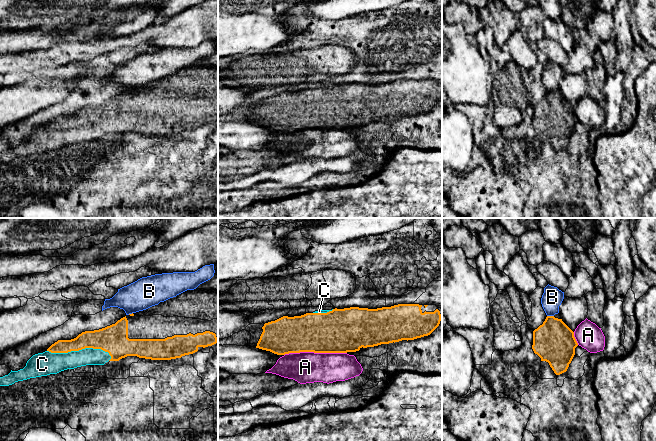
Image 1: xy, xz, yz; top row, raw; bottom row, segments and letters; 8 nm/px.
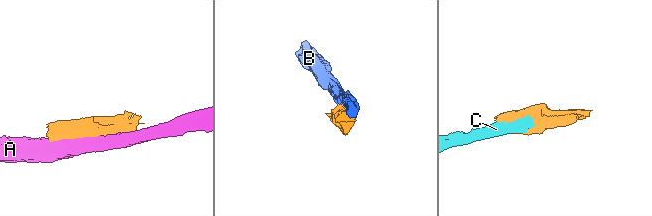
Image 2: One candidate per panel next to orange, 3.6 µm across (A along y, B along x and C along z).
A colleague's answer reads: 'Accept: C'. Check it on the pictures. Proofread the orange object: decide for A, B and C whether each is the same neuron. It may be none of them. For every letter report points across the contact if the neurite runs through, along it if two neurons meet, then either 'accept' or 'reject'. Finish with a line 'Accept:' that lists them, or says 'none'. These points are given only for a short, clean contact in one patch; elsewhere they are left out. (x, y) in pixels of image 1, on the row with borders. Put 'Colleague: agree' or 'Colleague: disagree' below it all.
A: reject
B: border yz (547, 315), (553, 316); reject
C: accept
Accept: C
Colleague: agree

